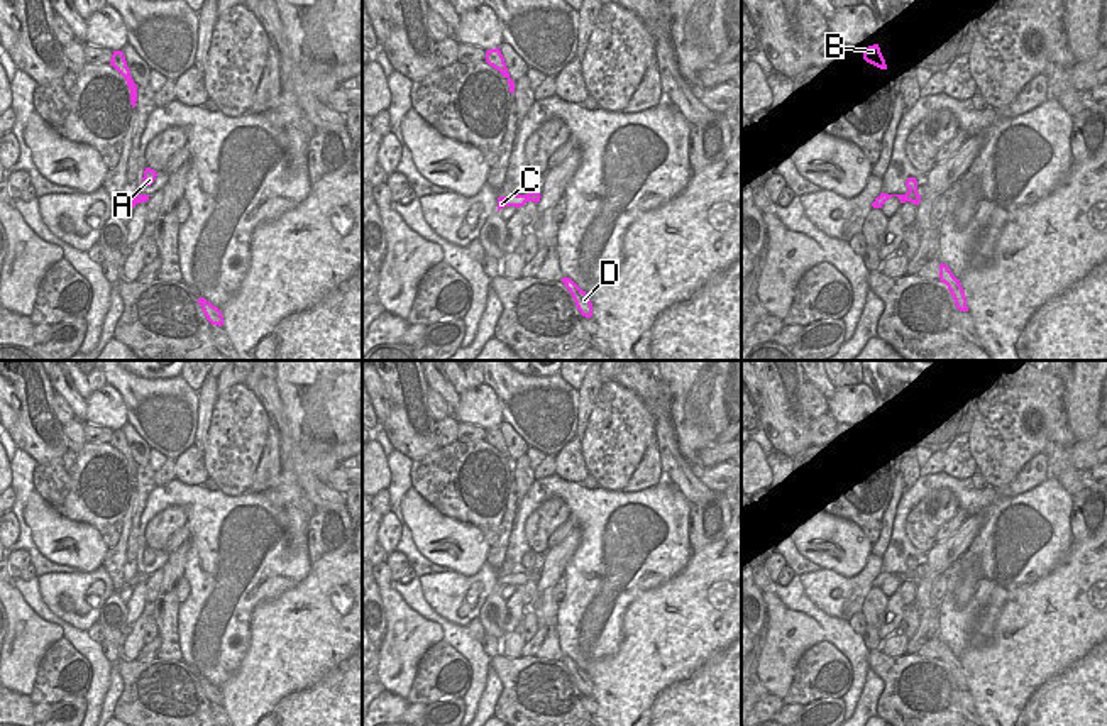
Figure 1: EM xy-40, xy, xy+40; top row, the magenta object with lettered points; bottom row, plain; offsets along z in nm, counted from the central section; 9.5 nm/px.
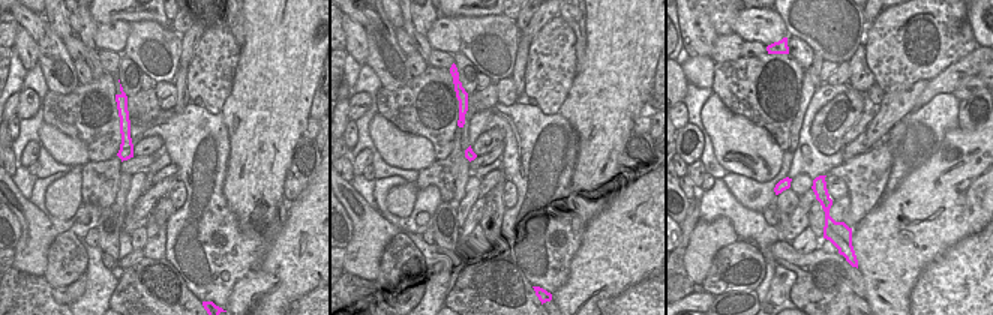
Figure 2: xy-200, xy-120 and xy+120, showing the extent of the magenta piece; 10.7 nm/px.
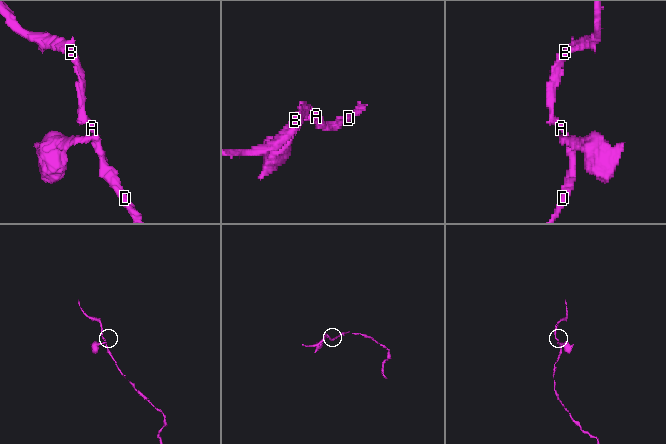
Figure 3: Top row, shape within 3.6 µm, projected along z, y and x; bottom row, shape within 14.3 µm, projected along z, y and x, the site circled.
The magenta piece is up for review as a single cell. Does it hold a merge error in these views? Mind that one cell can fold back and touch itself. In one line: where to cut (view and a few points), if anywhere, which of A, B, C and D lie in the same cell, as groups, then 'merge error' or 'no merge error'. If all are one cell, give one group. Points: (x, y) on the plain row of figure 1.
xy+40 (904, 574), (908, 579) | A B D / C | merge error

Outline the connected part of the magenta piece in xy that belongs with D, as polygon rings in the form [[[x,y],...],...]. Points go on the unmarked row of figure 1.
[[[562,657],[562,662],[572,674],[577,689],[581,690],[582,696],[591,697],[592,696],[592,682],[586,670],[582,670],[570,657]]]

